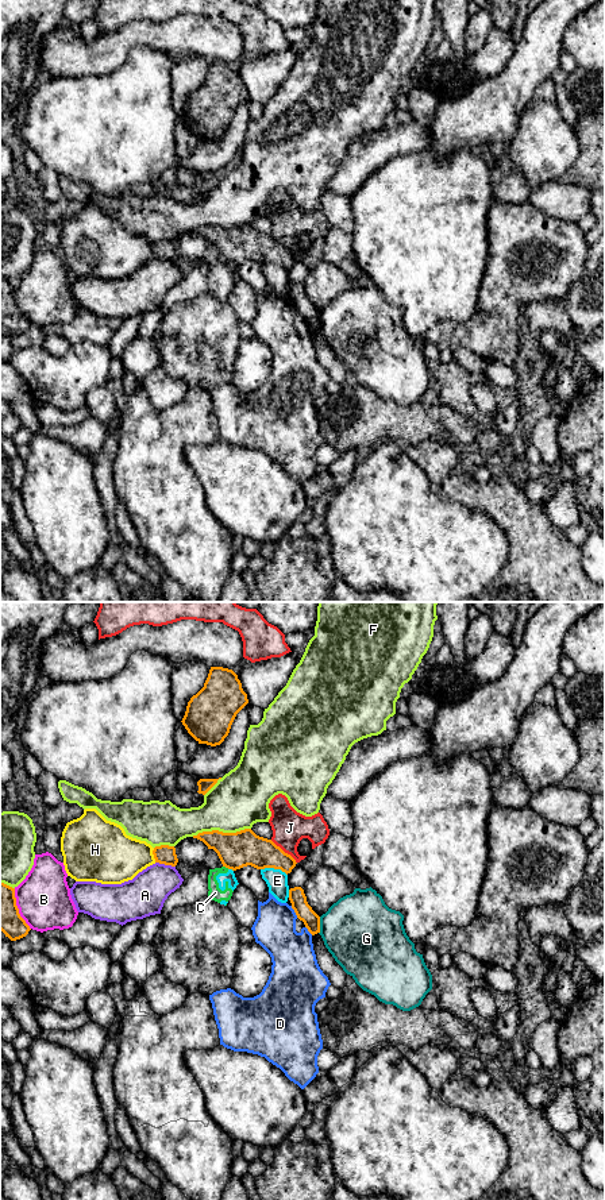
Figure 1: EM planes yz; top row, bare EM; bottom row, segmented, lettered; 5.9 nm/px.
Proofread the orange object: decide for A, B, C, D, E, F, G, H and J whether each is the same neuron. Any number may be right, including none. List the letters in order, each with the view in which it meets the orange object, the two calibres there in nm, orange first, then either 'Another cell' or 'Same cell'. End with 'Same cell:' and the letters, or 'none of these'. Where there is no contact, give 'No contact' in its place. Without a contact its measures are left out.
A: Touches orange in yz. Thickness 110 nm (orange) against 240 nm. Another cell
B: Touches orange in yz. Thickness 200 nm (orange) against 320 nm. Another cell
C: Touches orange in yz. Thickness 220 nm (orange) against 80 nm. Another cell
D: Touches orange in yz. Thickness 100 nm (orange) against 260 nm. Another cell
E: Touches orange in yz. Thickness 220 nm (orange) against 130 nm. Another cell
F: Touches orange in yz. Thickness 220 nm (orange) against 340 nm. Another cell
G: Touches orange in yz. Thickness 100 nm (orange) against 440 nm. Another cell
H: Touches orange in yz. Thickness 110 nm (orange) against 320 nm. Another cell
J: Touches orange in yz. Thickness 220 nm (orange) against 200 nm. Another cell
Same cell: none of these

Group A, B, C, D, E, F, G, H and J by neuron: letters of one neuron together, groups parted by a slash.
A / B / C E / D / F / G / H / J

